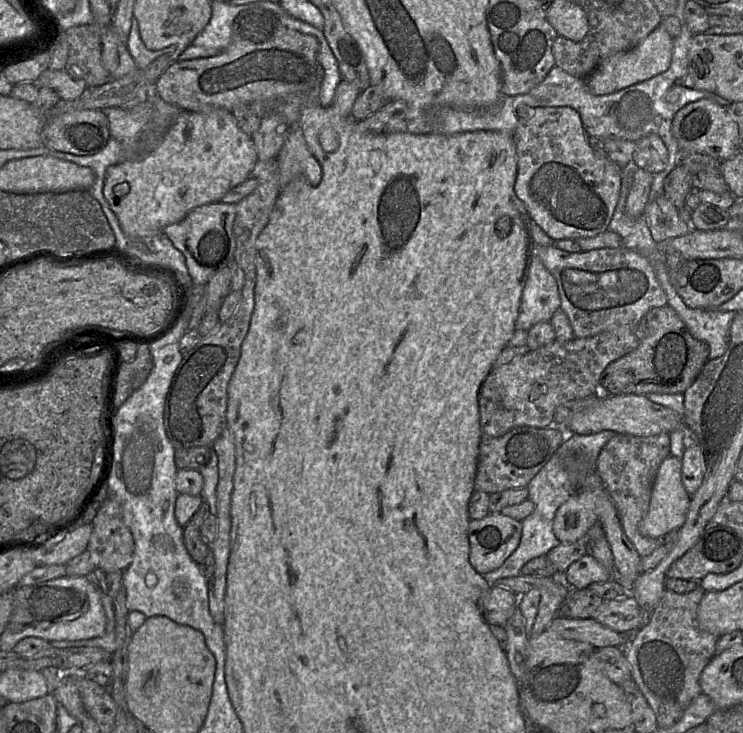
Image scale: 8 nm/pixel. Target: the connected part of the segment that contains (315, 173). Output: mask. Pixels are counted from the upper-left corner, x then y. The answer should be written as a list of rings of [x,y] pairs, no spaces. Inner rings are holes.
[[[293,125],[286,141],[277,156],[280,190],[294,178],[303,175],[316,186],[321,181],[322,169],[310,152],[302,130]]]

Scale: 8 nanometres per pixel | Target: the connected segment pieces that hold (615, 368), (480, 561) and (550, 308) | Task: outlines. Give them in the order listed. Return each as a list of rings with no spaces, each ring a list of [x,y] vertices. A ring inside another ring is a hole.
[[[669,305],[652,308],[637,325],[637,336],[639,345],[603,371],[600,390],[606,395],[684,394],[709,360],[709,345],[696,339]]]
[[[502,513],[470,521],[470,563],[481,575],[499,568],[517,549],[522,522]]]
[[[536,248],[533,251],[532,262],[529,273],[524,285],[519,316],[516,321],[516,330],[529,331],[530,328],[542,321],[551,321],[556,310],[561,307],[561,298],[558,285],[554,276],[543,265],[536,254]]]

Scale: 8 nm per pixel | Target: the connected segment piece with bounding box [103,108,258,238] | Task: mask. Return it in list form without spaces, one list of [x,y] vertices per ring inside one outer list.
[[[224,108],[199,112],[182,110],[152,151],[136,160],[108,167],[103,193],[125,235],[130,238],[152,237],[163,233],[168,225],[184,219],[193,209],[221,202],[231,189],[251,176],[257,161],[254,141],[240,129],[232,111]]]

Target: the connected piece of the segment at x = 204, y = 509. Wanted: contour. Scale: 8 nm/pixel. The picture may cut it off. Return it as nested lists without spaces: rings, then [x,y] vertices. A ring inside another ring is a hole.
[[[202,502],[190,521],[183,527],[183,542],[187,552],[199,566],[205,564],[209,545],[201,535],[201,526],[204,520],[210,515],[209,505]]]

